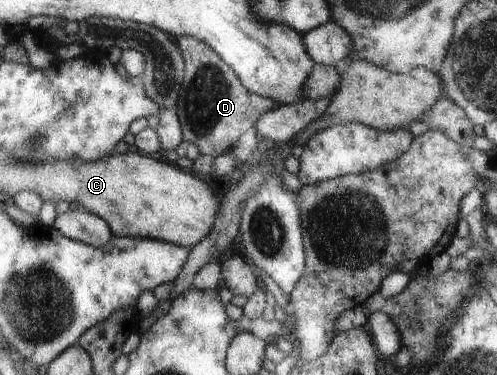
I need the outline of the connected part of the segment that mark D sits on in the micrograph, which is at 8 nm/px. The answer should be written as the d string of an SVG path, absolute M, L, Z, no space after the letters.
M176 37L176 47L183 59L183 78L174 111L182 139L192 143L201 155L217 156L228 151L238 136L272 107L273 101L248 93L234 72L204 41L196 37Z

